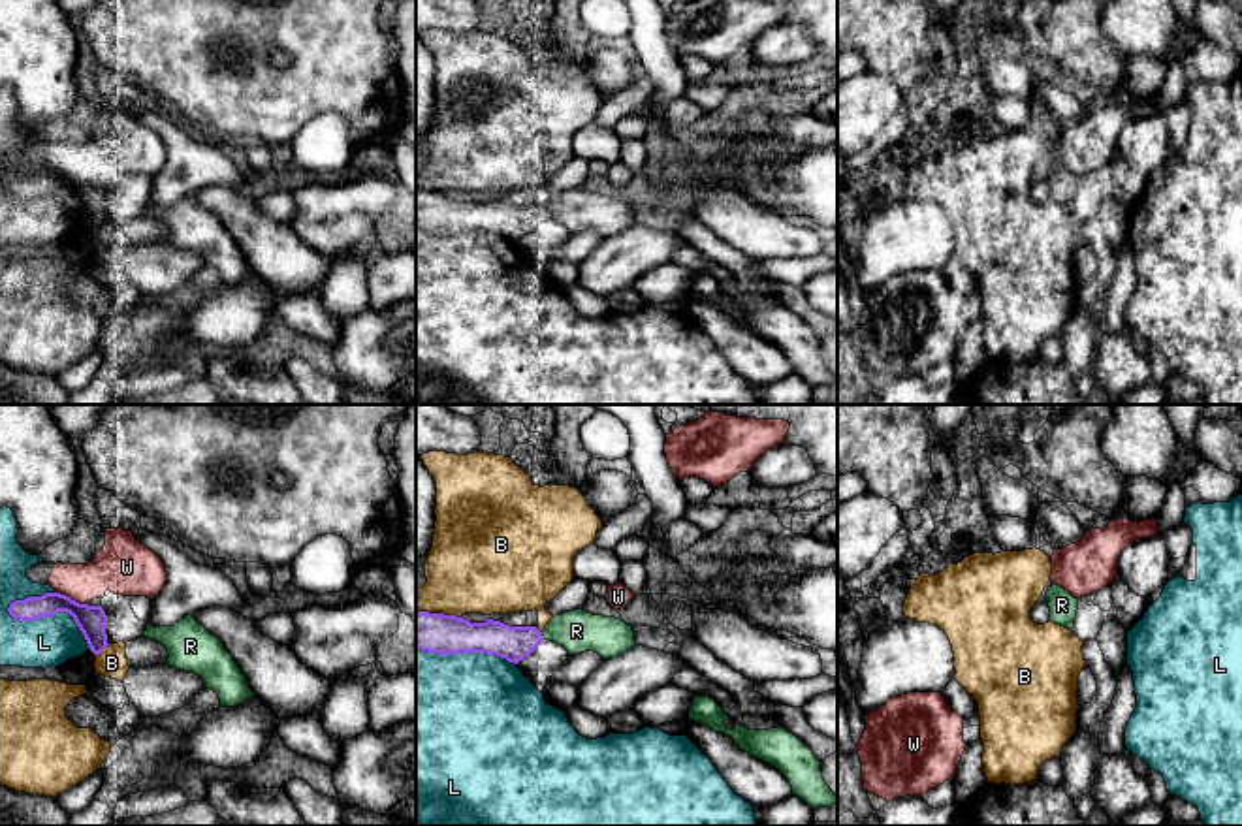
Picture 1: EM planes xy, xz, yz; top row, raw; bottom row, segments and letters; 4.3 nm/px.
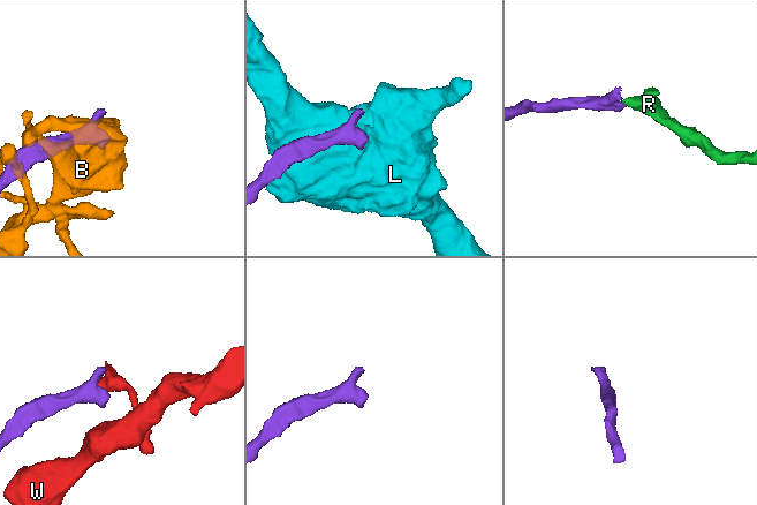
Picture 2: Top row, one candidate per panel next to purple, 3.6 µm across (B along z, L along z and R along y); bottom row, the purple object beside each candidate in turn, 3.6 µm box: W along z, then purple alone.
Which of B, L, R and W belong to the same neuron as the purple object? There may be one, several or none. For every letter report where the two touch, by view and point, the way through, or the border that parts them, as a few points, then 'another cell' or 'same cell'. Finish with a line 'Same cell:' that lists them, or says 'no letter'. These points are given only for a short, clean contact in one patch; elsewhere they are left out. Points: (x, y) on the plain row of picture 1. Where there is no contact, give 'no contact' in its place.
B: xy (102, 228) | another cell
L: xy (53, 192) | another cell
R: xz (542, 215) | same cell
W: xy (70, 177) | along xy (57, 170), (87, 183) | another cell
Same cell: R

